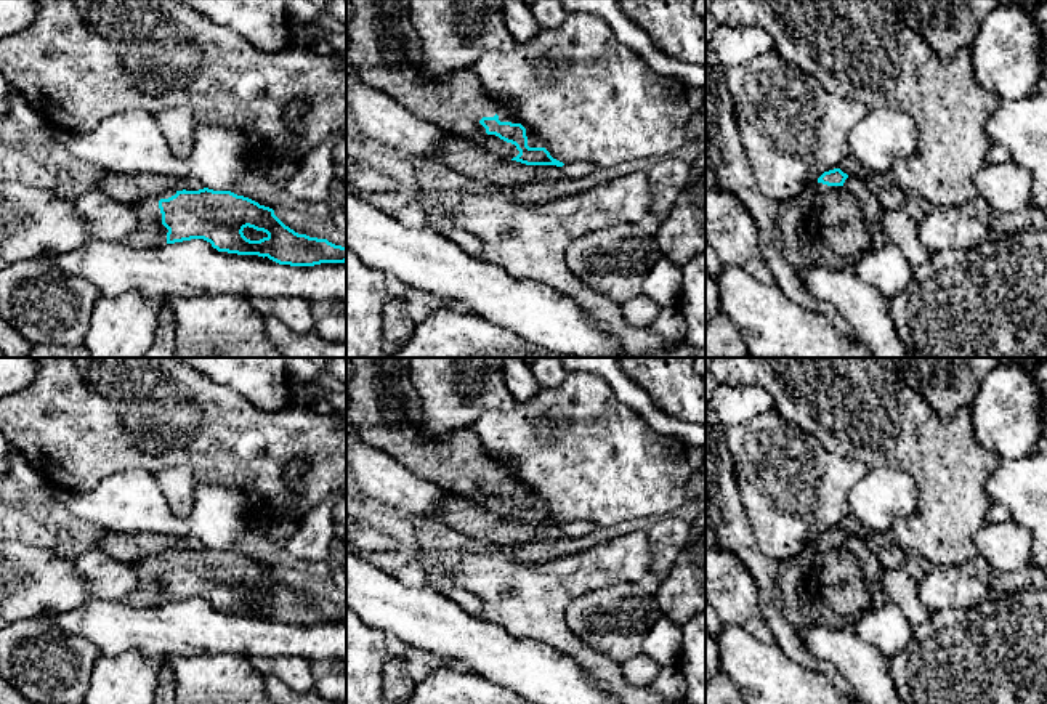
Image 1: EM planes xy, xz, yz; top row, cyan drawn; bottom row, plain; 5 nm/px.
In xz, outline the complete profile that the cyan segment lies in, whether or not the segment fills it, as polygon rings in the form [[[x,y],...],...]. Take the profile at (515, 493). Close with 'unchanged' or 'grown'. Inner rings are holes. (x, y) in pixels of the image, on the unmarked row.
[[[350,358],[354,377],[346,394],[346,427],[354,436],[372,447],[385,451],[412,473],[433,481],[447,492],[459,494],[476,502],[484,510],[500,518],[511,518],[526,524],[556,524],[564,523],[553,518],[545,505],[524,488],[500,462],[489,457],[481,446],[476,433],[470,428],[454,430],[446,435],[430,436],[423,430],[422,403],[410,380],[410,358]]] | grown

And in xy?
[[[170,548],[131,566],[138,573],[138,589],[125,601],[136,608],[204,598],[218,611],[268,616],[279,624],[346,621],[346,606],[298,593],[273,568],[231,550]],[[247,585],[268,595],[250,600],[242,592]]] | grown

